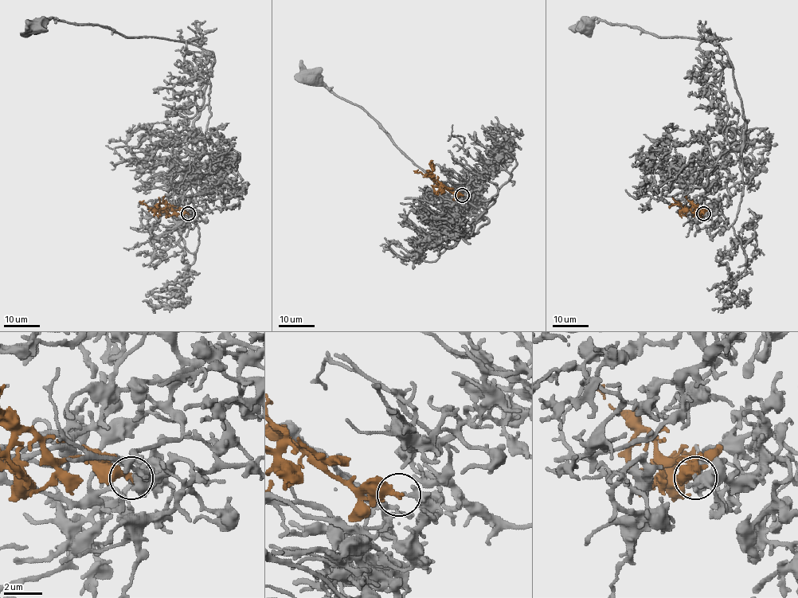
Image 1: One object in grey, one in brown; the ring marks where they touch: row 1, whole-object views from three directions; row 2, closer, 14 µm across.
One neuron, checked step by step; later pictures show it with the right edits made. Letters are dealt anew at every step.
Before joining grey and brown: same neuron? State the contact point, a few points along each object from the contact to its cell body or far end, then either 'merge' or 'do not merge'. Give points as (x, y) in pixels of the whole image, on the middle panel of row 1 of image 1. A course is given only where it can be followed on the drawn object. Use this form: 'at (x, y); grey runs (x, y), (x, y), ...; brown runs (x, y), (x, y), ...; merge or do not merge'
at (462, 195); grey runs (462, 195), (463, 209), (457, 202), (452, 208), (473, 236), (487, 219), (457, 204), (361, 108), (311, 76); brown runs (462, 195), (450, 193), (433, 178), (416, 172), (418, 169); do not merge

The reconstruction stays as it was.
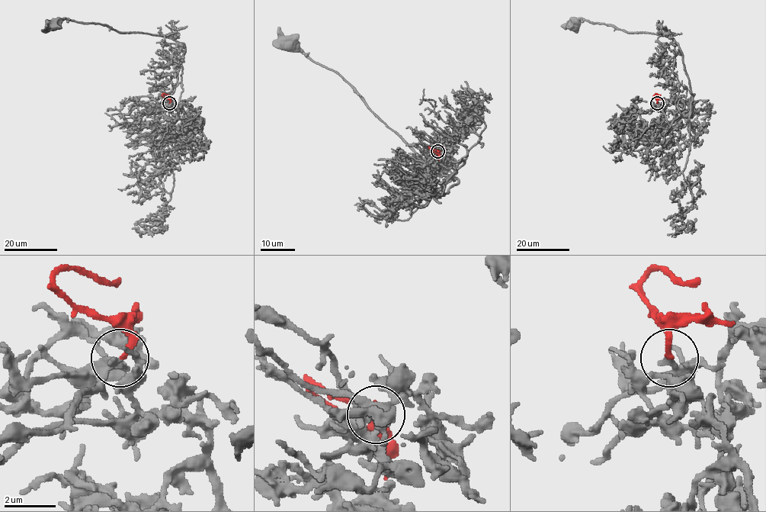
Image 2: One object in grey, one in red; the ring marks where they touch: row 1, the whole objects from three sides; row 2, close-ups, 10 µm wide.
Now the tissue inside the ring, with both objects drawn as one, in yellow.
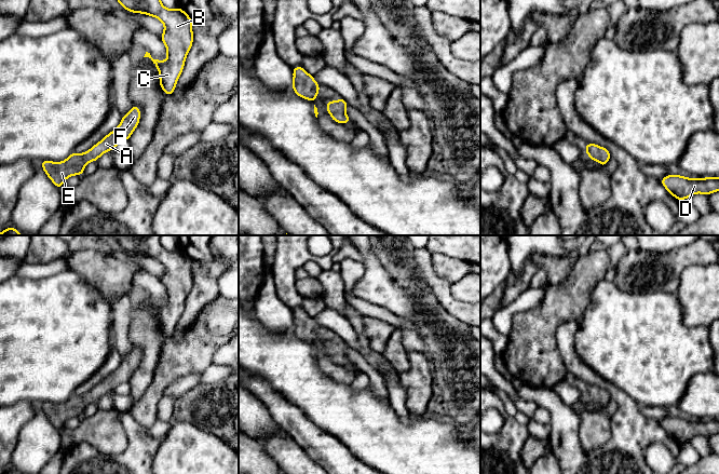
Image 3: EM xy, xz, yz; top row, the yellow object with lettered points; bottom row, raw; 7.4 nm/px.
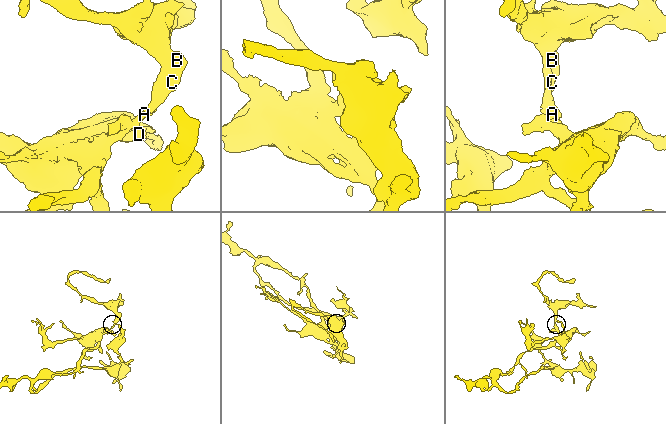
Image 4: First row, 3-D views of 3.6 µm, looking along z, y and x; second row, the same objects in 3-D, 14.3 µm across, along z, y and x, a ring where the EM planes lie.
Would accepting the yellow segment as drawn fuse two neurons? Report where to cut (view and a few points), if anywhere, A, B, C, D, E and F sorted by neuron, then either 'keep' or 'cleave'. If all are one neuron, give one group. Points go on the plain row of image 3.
cut none; groups A B C D E F; keep

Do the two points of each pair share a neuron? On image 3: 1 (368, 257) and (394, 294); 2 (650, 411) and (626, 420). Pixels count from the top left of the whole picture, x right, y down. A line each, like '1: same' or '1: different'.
1: same
2: different

